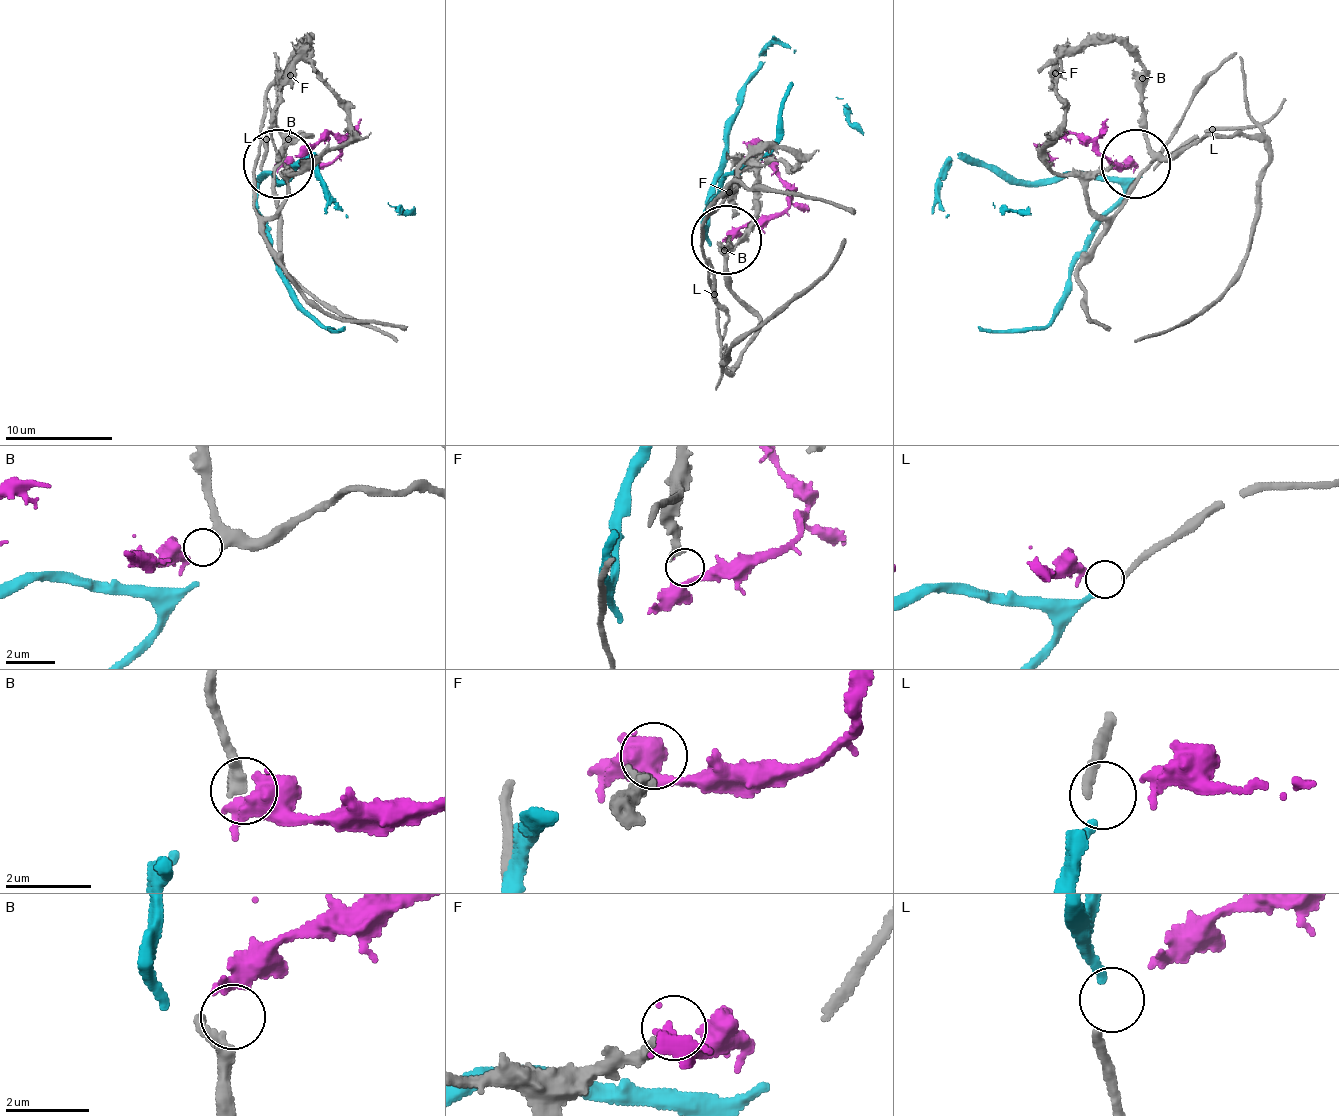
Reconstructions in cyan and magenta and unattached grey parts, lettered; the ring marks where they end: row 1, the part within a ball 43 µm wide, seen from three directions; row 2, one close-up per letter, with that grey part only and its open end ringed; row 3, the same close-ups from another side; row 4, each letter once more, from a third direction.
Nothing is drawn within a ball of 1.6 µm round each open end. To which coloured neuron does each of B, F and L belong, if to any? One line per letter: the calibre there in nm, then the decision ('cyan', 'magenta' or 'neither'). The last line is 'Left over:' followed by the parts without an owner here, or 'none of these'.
B: 320 nm | magenta
F: 280 nm | neither
L: 220 nm | cyan
Left over: F

